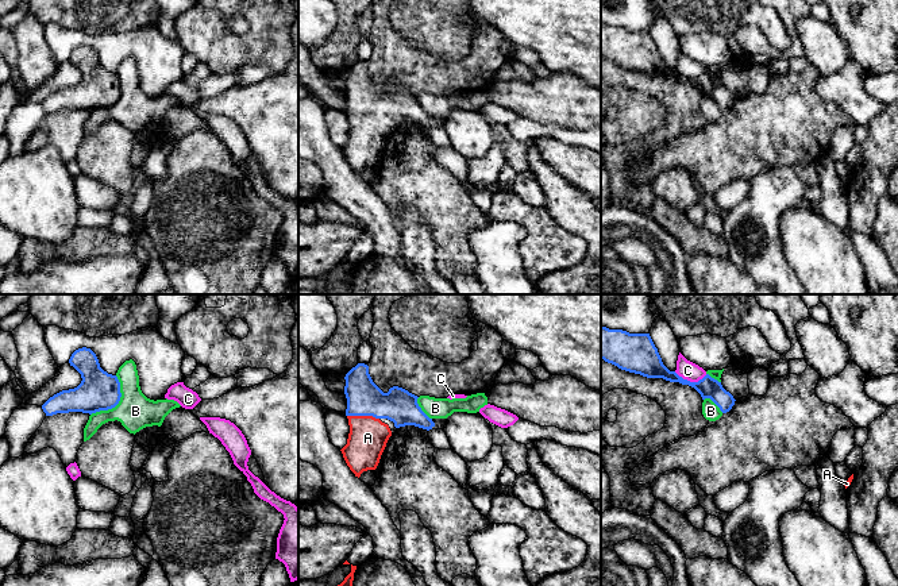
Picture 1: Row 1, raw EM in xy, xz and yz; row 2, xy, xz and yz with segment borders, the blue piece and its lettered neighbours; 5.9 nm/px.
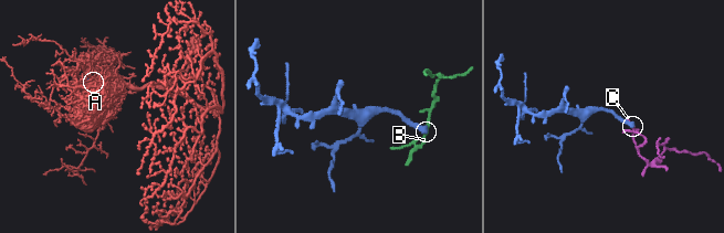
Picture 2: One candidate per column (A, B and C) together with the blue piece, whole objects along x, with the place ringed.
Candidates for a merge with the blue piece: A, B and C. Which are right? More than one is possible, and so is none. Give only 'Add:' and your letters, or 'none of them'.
Add: A

